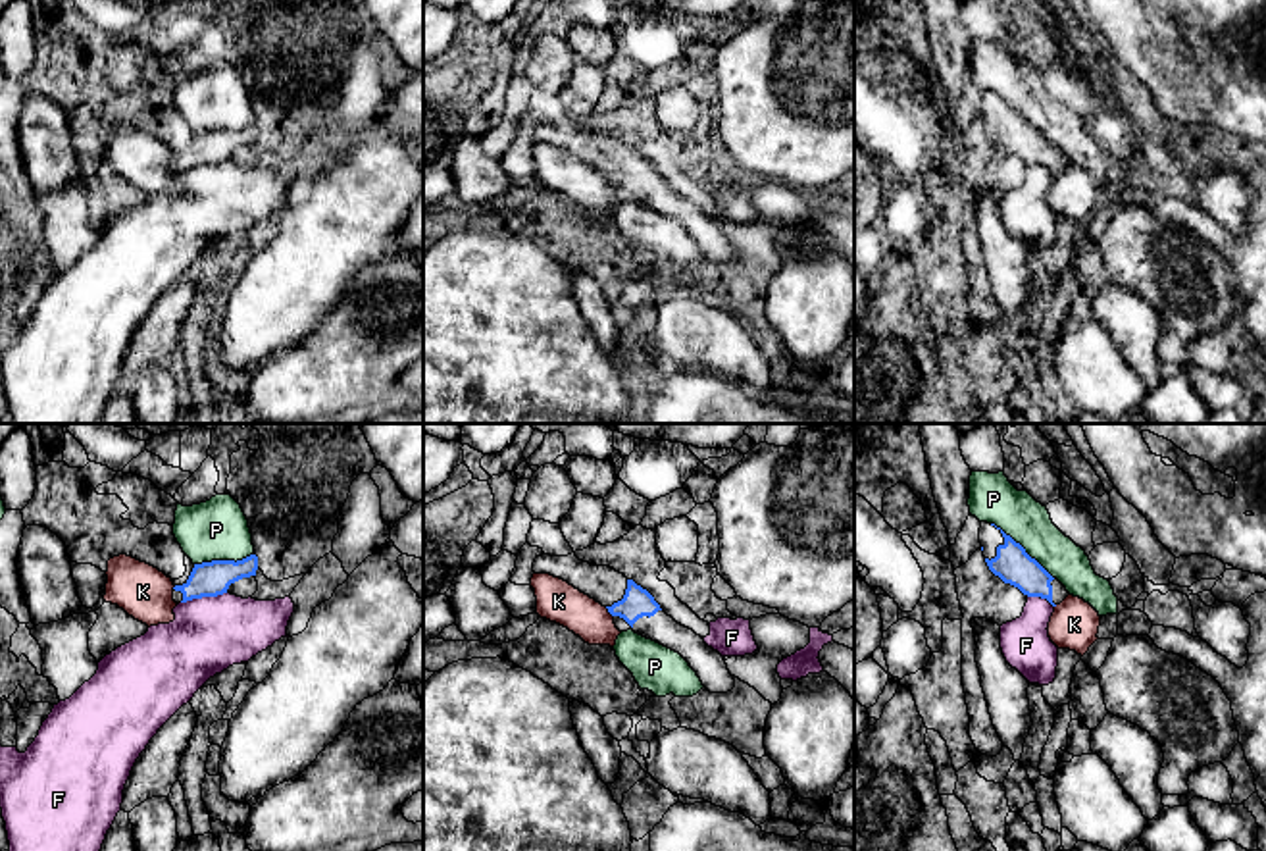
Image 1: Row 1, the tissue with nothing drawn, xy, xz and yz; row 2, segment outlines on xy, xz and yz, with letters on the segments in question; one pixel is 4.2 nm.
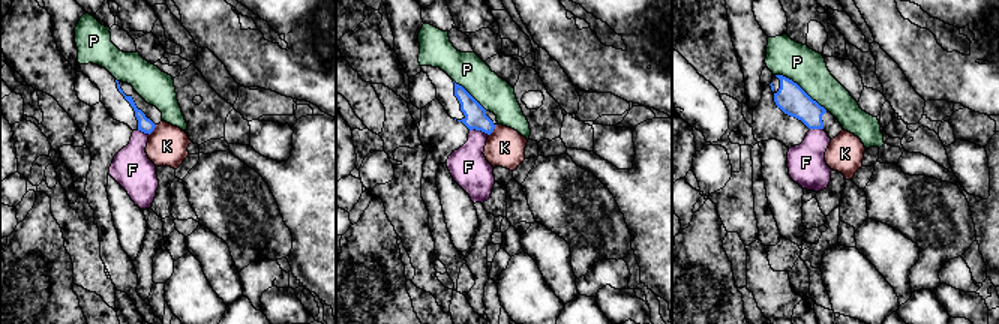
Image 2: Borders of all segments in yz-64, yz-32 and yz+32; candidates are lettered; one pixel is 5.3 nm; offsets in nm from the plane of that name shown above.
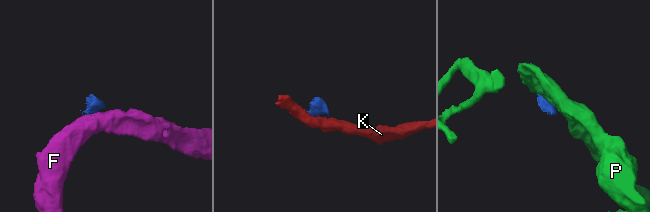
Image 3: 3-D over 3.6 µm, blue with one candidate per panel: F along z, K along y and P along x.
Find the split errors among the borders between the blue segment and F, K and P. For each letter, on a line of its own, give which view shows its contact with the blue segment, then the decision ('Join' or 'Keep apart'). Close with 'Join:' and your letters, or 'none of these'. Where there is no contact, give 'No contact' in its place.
F: Touches blue in xy. Keep apart
K: Touches blue in xz. Keep apart
P: Touches blue in yz. Keep apart
Join: none of these

